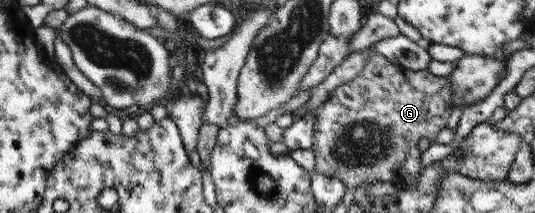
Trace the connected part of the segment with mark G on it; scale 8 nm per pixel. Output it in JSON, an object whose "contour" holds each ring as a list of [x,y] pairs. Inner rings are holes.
{"contour":[[[372,50],[370,58],[366,60],[366,66],[362,68],[362,71],[358,72],[358,75],[348,83],[342,84],[340,90],[335,90],[321,106],[321,112],[318,112],[315,117],[314,125],[314,146],[311,148],[314,151],[315,167],[314,171],[325,177],[332,177],[342,181],[348,190],[353,190],[355,187],[360,187],[364,183],[376,183],[376,182],[392,182],[400,186],[403,179],[409,176],[416,176],[420,171],[420,157],[422,155],[418,148],[418,143],[422,138],[431,140],[431,144],[436,143],[435,138],[437,134],[447,126],[449,115],[451,114],[451,108],[448,108],[448,103],[451,103],[450,95],[450,79],[448,76],[436,76],[433,75],[428,69],[426,70],[410,70],[410,68],[404,68],[396,62],[390,61],[388,58],[380,55],[376,50]]]}

